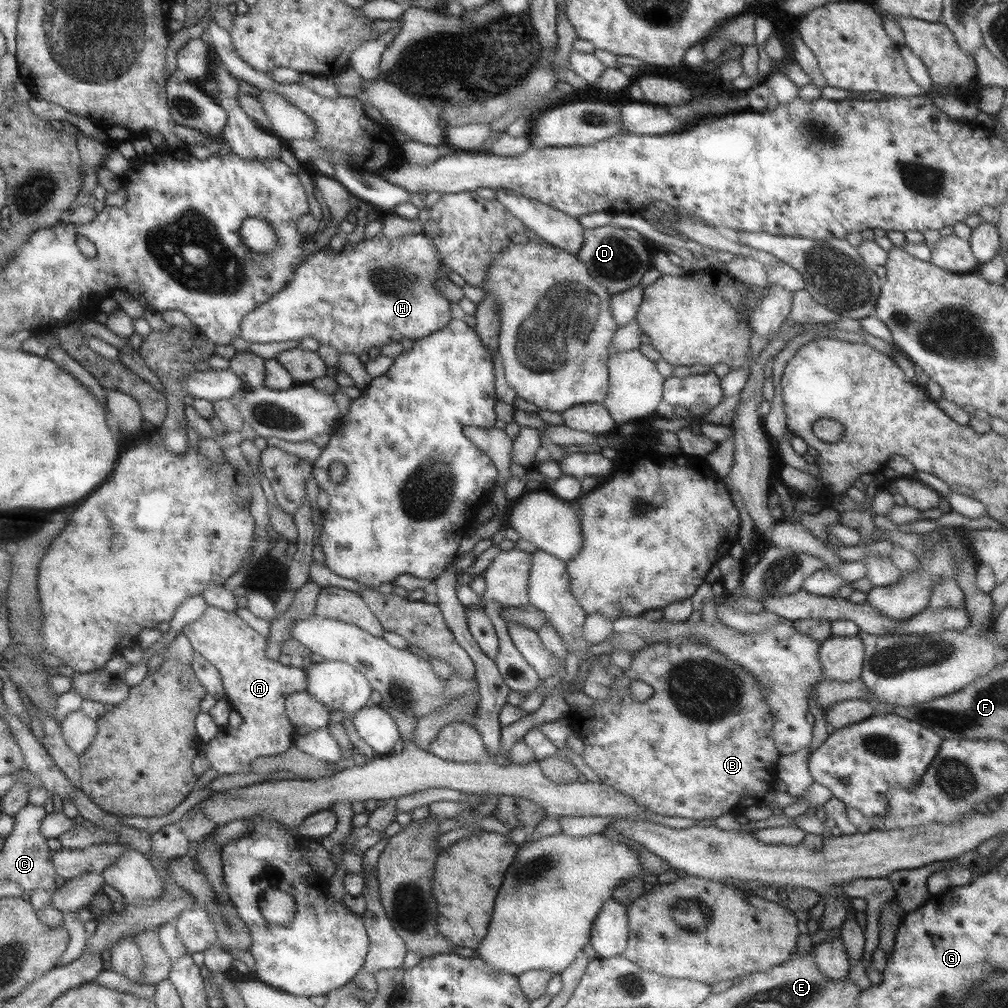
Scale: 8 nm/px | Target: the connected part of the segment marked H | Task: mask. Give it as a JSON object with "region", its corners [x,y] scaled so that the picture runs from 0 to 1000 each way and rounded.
{"region":[[[421,230],[403,232],[392,237],[386,237],[380,232],[375,232],[375,234],[367,238],[360,237],[350,243],[343,241],[341,246],[334,251],[329,249],[326,244],[321,245],[299,259],[293,268],[292,278],[286,280],[285,283],[266,300],[263,300],[242,315],[242,318],[238,321],[238,334],[236,335],[248,340],[267,341],[268,339],[300,338],[301,335],[308,334],[314,336],[319,342],[329,343],[329,345],[332,345],[337,351],[353,351],[355,353],[360,349],[365,350],[368,345],[377,347],[379,343],[385,340],[399,339],[401,336],[411,339],[417,338],[417,336],[421,334],[427,334],[427,332],[435,330],[435,327],[438,327],[438,325],[444,323],[444,320],[448,318],[448,310],[446,309],[448,300],[445,296],[442,296],[442,293],[439,293],[432,283],[434,282],[434,278],[443,276],[441,265],[441,262],[436,255],[433,243]]]}

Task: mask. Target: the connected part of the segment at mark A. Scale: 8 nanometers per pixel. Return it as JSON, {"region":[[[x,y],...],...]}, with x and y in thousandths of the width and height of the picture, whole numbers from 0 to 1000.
{"region":[[[206,601],[204,608],[192,617],[186,619],[182,625],[190,638],[192,645],[197,647],[210,661],[213,661],[219,669],[222,685],[227,698],[237,706],[241,712],[240,718],[234,722],[222,722],[206,736],[204,750],[208,755],[209,762],[217,768],[232,768],[246,766],[249,758],[258,751],[277,749],[284,746],[294,734],[295,723],[288,716],[284,708],[283,696],[287,690],[295,687],[305,685],[306,674],[302,663],[295,663],[290,660],[282,660],[277,656],[270,655],[265,650],[265,638],[263,633],[255,626],[252,626],[244,616],[237,613],[234,607],[219,605]]]}

